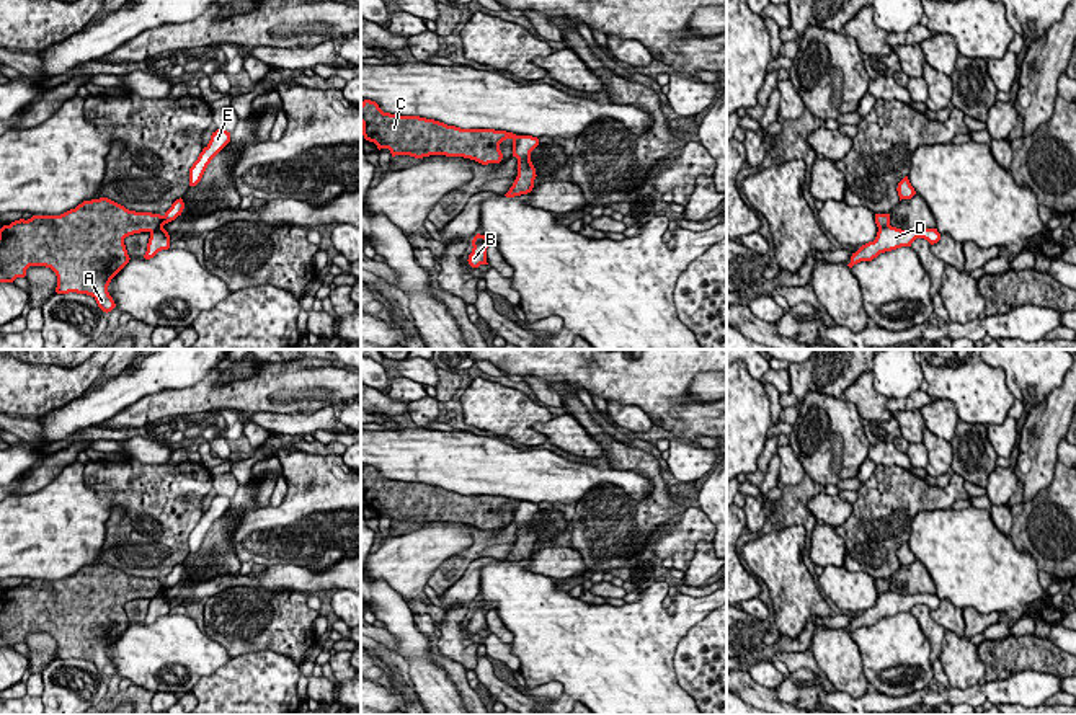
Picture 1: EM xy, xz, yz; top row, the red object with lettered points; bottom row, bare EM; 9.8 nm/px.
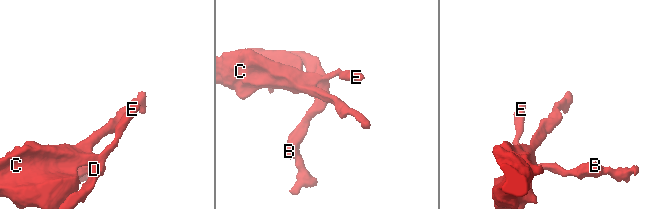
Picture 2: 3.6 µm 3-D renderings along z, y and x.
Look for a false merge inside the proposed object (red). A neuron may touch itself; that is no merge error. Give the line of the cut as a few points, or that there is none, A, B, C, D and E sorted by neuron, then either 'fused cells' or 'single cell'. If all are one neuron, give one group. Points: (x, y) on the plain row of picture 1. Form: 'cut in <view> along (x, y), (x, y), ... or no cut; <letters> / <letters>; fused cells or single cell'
cut in xy along (162, 581), (162, 586), (151, 598); A C / B D E; fused cells

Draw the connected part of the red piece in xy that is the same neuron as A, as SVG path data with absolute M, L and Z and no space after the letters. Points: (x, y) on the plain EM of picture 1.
M108 563L83 566L60 581L33 581L28 586L15 586L0 594L0 648L24 643L29 632L46 632L57 642L57 659L91 661L108 679L116 673L108 651L131 625L124 604L153 597L160 589L160 580L129 576Z

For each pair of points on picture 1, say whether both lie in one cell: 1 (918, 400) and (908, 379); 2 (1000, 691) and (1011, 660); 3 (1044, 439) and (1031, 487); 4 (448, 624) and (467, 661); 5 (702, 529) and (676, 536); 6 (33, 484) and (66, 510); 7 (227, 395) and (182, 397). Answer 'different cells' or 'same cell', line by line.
1: different cells
2: different cells
3: same cell
4: same cell
5: same cell
6: different cells
7: same cell

